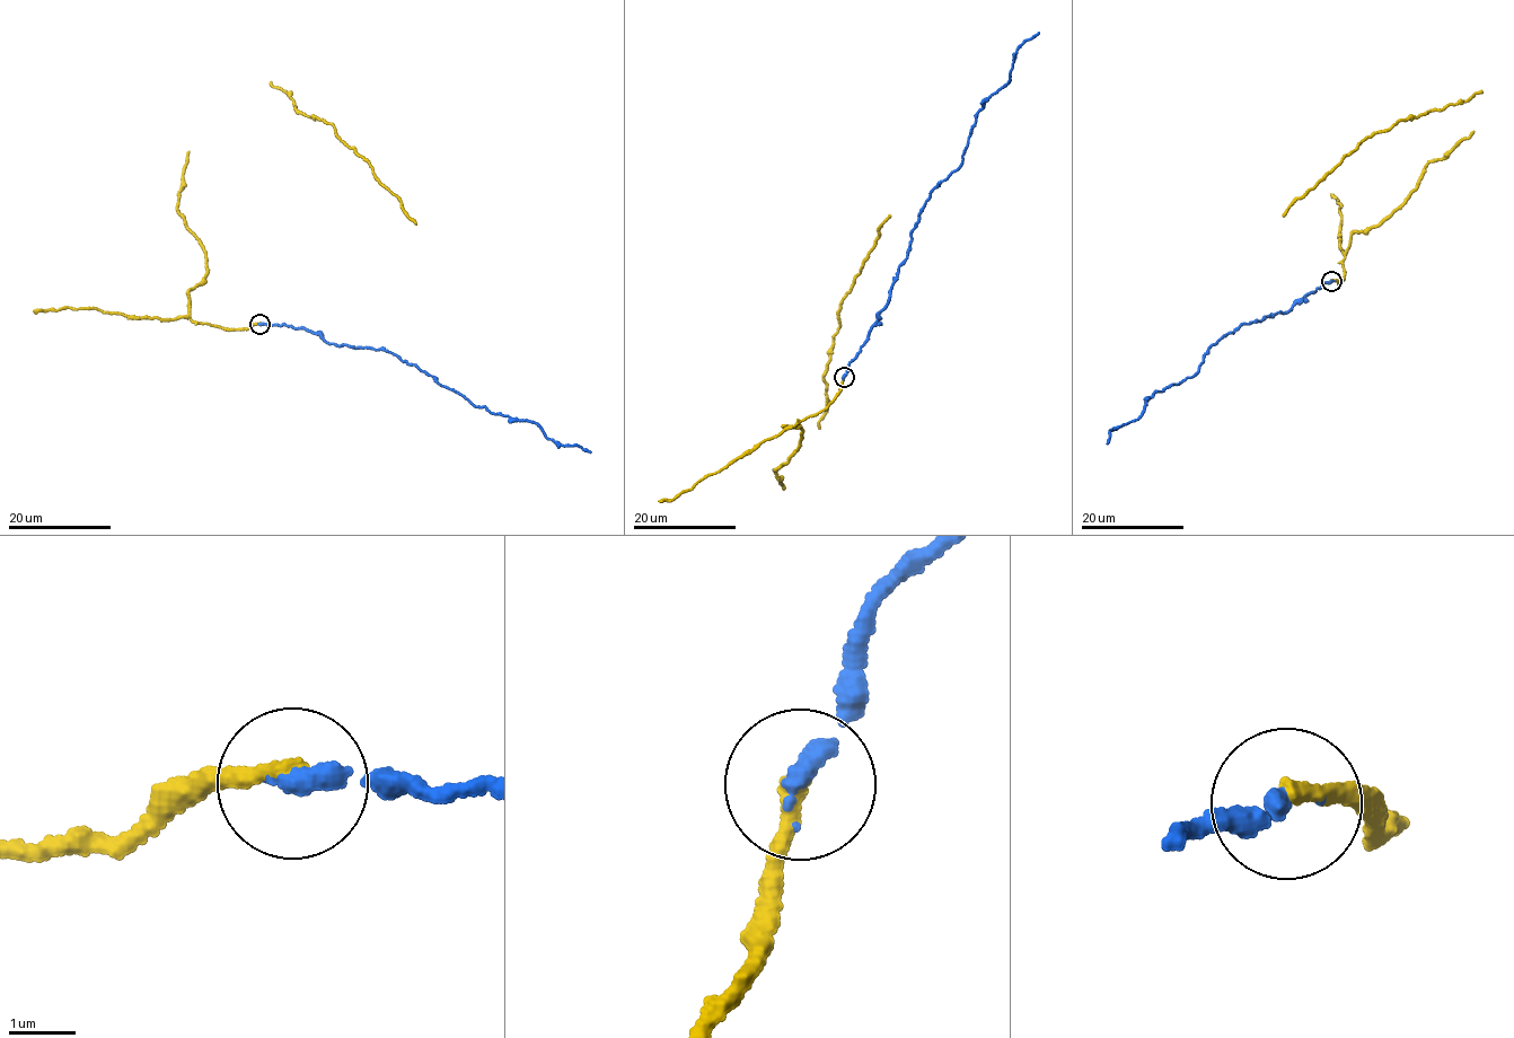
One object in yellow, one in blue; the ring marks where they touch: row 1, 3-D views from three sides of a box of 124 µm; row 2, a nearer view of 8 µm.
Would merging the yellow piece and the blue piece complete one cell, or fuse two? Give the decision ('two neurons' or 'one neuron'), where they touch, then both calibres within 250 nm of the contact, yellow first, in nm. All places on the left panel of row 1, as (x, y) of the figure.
one neuron | (260, 324) | 260/300 nm

